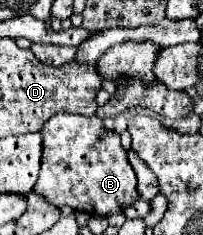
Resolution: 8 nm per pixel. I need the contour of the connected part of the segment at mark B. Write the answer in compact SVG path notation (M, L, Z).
M55 114L41 130L43 158L35 192L55 206L71 206L79 212L109 216L119 212L123 204L139 198L137 176L127 160L127 152L119 142L119 134L107 130L97 116Z

